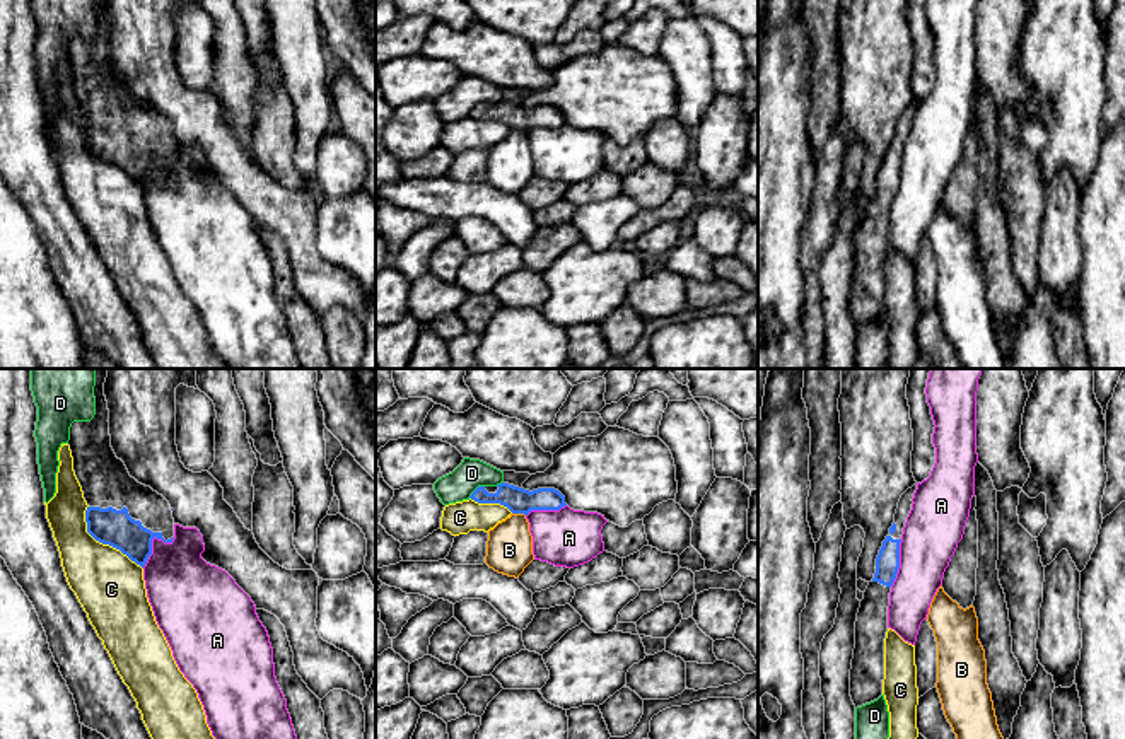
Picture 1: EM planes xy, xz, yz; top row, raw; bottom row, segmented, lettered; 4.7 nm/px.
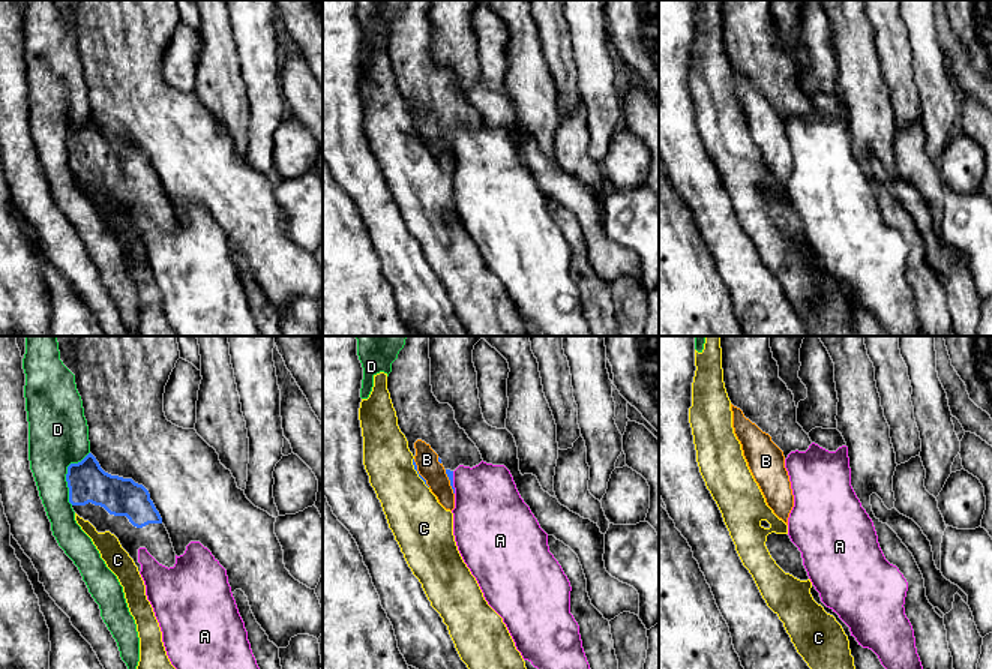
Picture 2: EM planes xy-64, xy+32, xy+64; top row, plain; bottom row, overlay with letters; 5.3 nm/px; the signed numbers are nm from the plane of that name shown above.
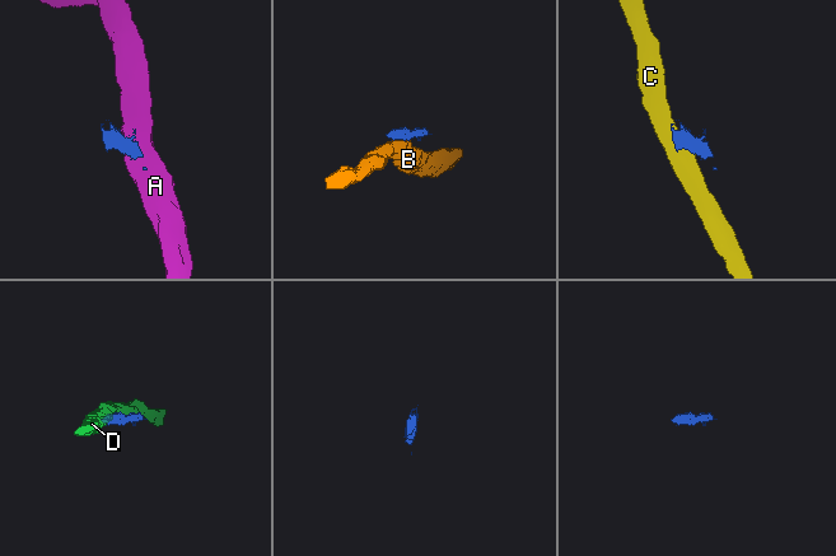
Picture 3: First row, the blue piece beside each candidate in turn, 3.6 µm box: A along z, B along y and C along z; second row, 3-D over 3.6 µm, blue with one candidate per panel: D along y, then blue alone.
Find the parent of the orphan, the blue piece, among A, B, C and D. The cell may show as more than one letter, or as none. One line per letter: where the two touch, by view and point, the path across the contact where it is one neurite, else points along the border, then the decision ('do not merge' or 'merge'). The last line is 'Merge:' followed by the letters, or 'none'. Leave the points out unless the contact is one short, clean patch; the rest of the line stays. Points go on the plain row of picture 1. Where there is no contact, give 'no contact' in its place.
A: xy (151, 161) | do not merge
B: xz (519, 130) | along xz (512, 130), (524, 133) | do not merge
C: xy (103, 161) | along xy (87, 123), (86, 147), (96, 157), (118, 166), (142, 186) | do not merge
D: xz (475, 108) | along xz (483, 103), (468, 115) | do not merge
Merge: none

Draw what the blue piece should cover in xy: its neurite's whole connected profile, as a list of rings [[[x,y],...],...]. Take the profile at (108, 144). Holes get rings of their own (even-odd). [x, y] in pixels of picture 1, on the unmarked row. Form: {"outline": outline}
{"outline": [[[96,0],[94,15],[94,36],[73,39],[68,58],[73,89],[89,123],[87,150],[143,186],[152,172],[154,155],[172,160],[172,128],[162,113],[131,96],[125,80],[116,75],[104,0]]]}

